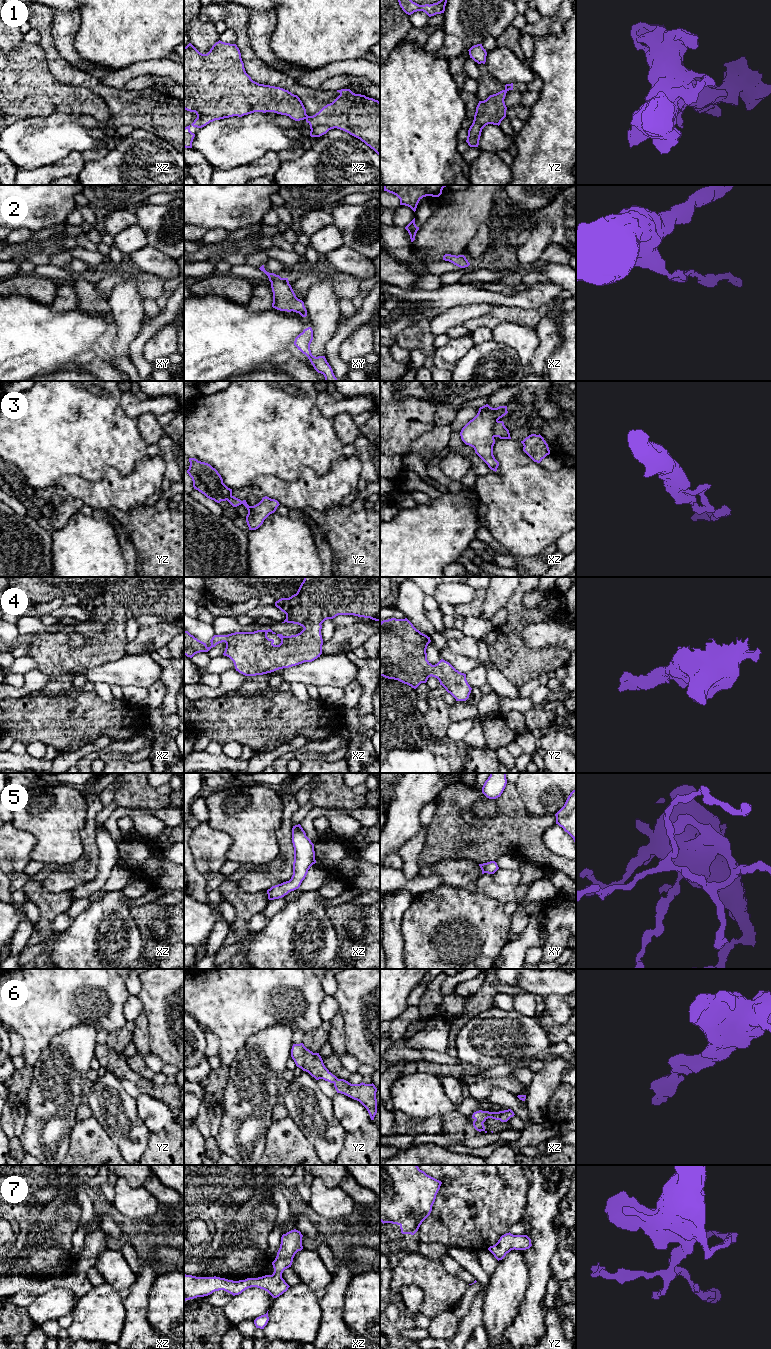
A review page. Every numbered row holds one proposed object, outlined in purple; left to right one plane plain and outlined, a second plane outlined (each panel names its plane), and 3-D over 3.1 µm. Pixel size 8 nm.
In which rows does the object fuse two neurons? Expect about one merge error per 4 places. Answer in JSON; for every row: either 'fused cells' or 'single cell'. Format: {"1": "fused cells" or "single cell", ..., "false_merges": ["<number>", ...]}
{"1": "fused cells", "2": "single cell", "3": "fused cells", "4": "single cell", "5": "single cell", "6": "single cell", "7": "single cell", "false_merges": ["1", "3"]}

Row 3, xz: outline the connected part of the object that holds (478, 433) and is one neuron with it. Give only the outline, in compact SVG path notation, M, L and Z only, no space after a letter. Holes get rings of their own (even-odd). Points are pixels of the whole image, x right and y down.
M486 404L479 408L477 415L460 432L462 441L473 447L475 453L495 472L499 462L493 455L495 444L493 428L507 413L507 406L492 408Z

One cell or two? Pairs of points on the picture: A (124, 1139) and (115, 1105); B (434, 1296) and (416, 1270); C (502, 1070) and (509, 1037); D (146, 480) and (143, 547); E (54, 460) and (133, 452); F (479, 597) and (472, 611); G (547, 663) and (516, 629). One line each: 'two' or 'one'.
A: one
B: one
C: two
D: two
E: one
F: one
G: one

